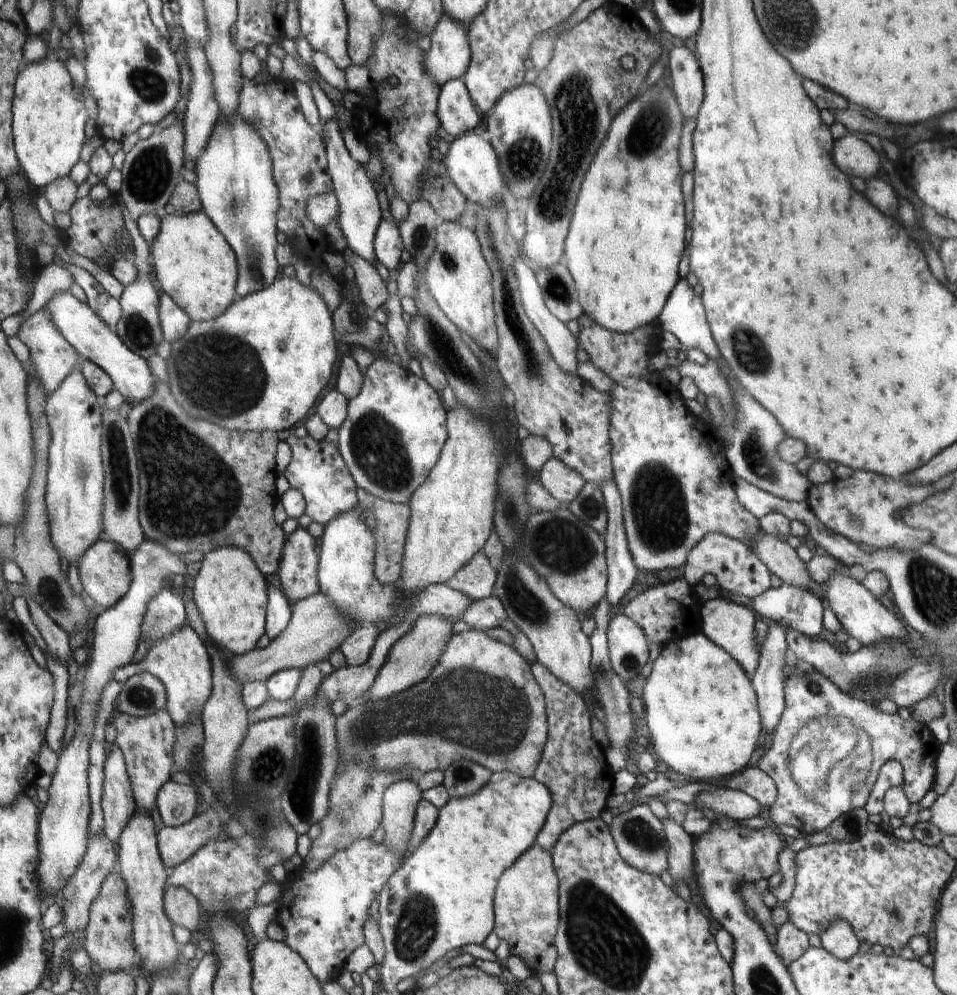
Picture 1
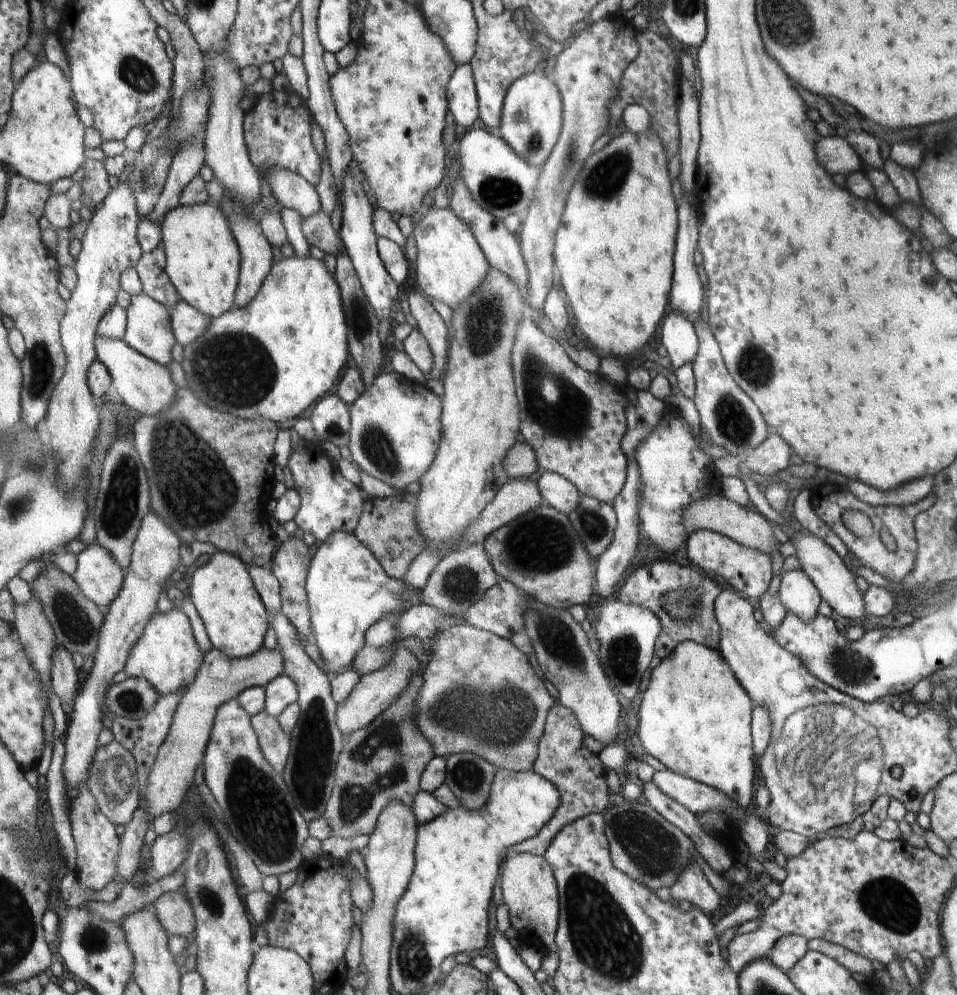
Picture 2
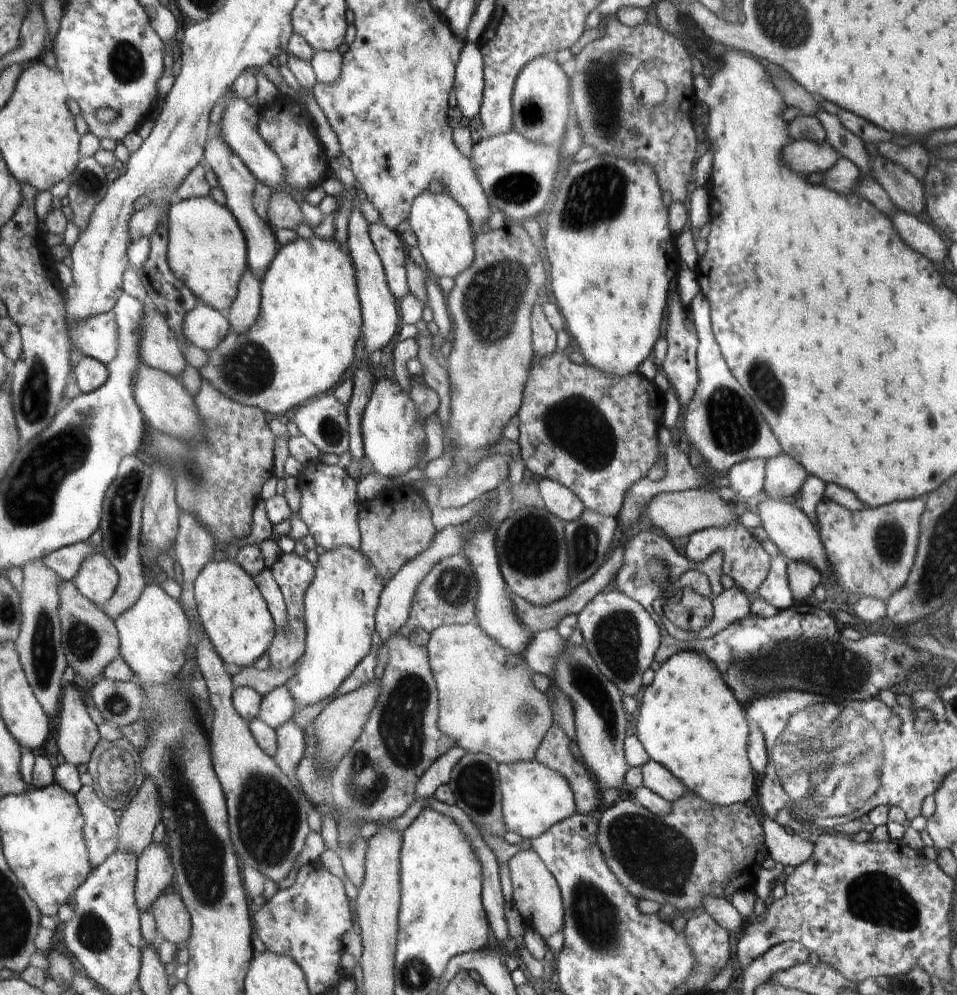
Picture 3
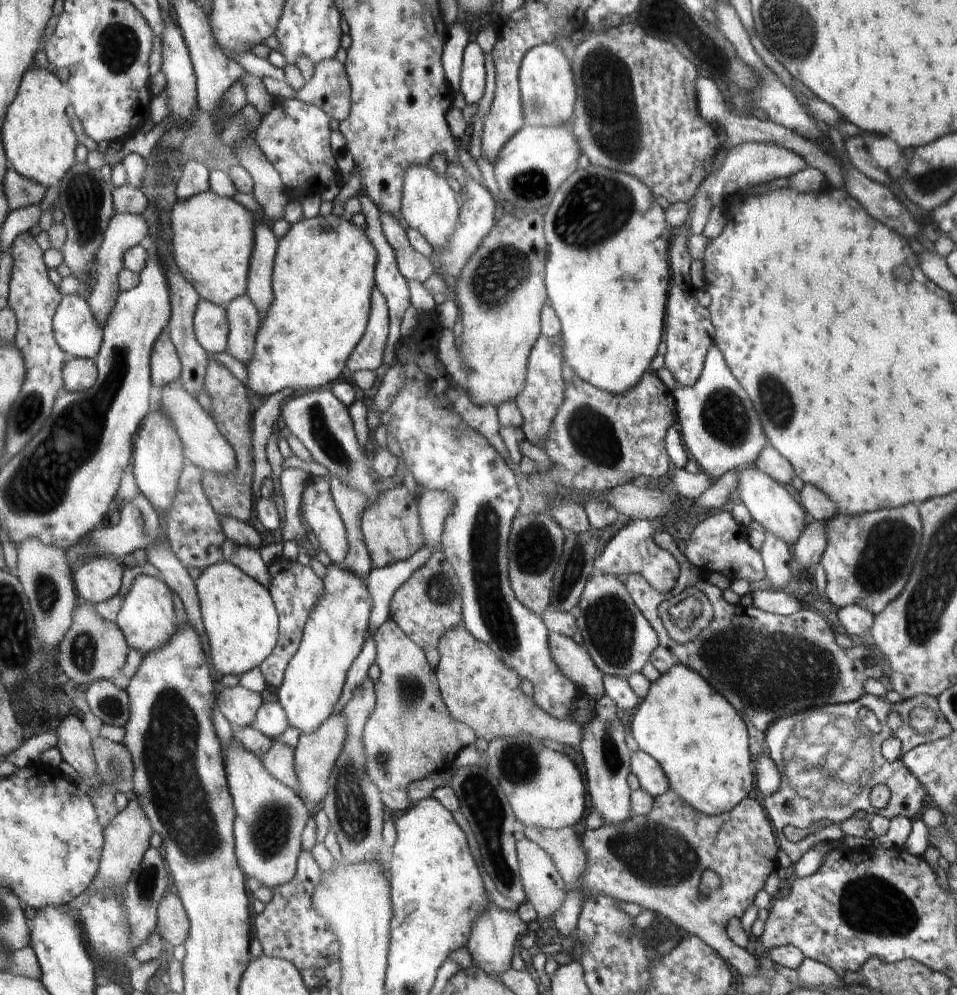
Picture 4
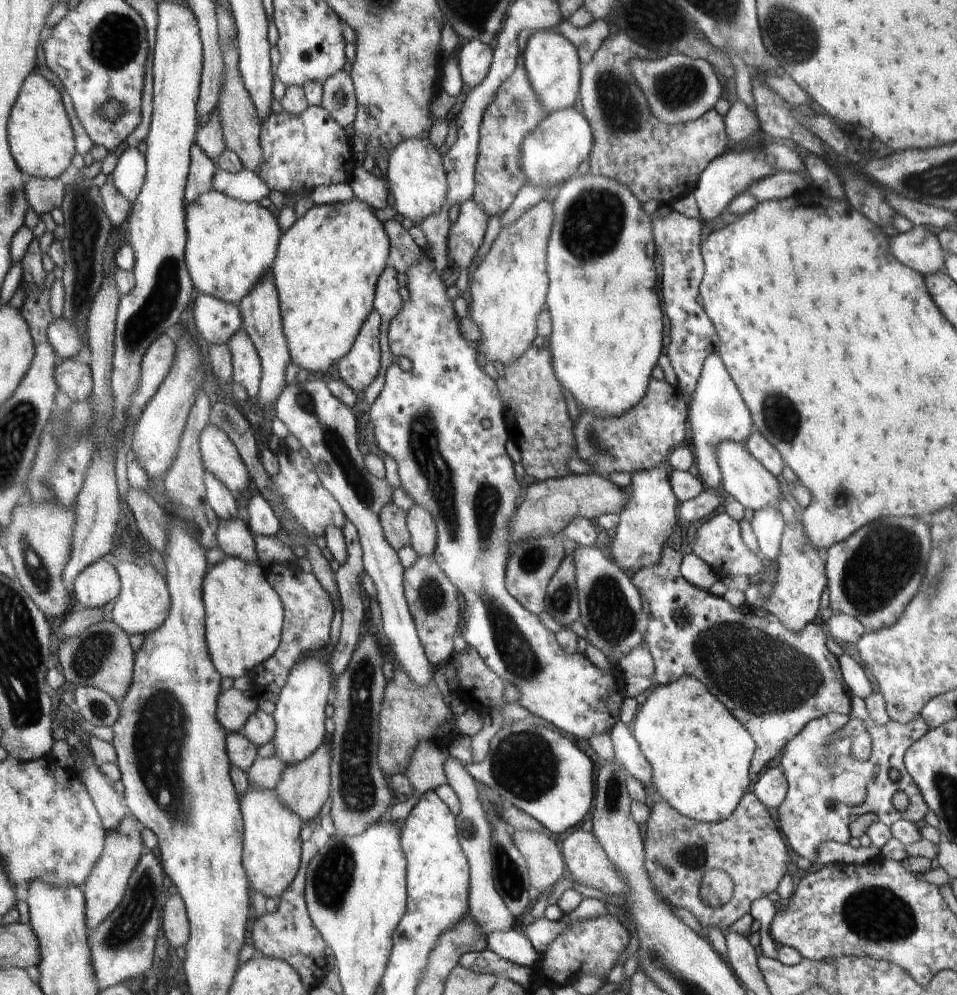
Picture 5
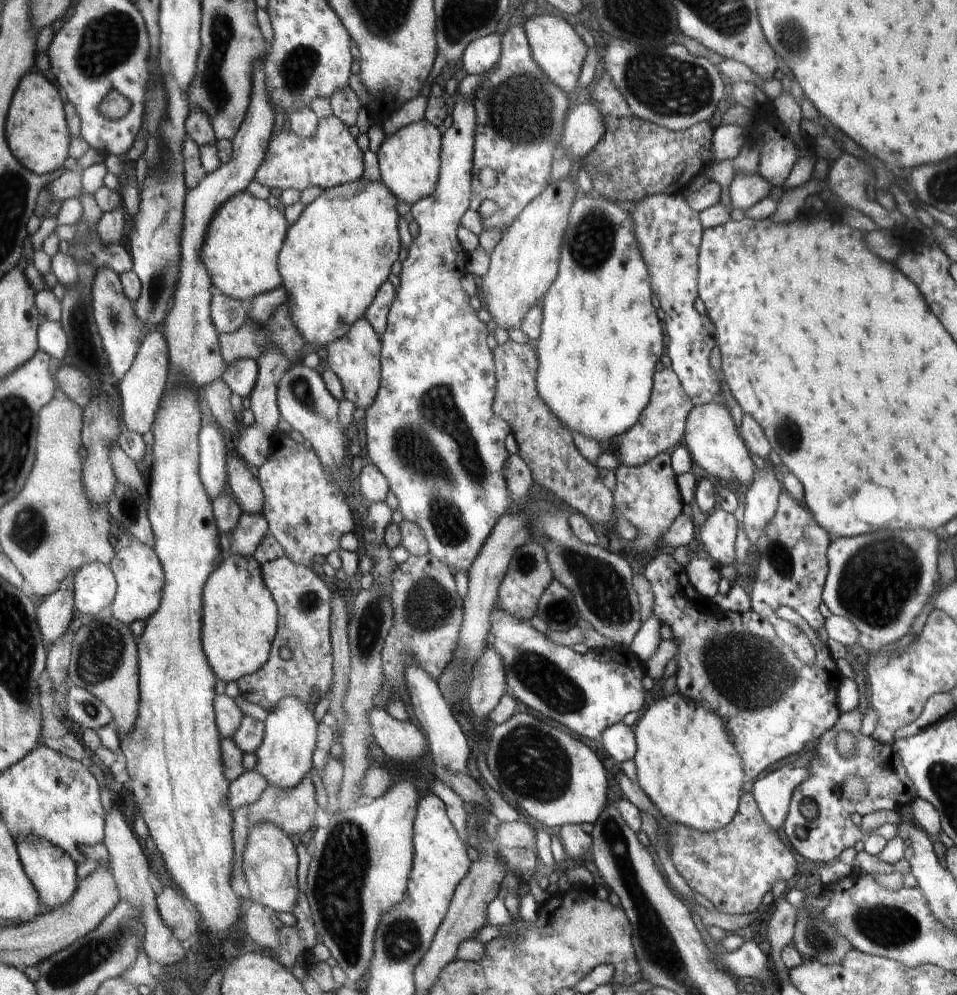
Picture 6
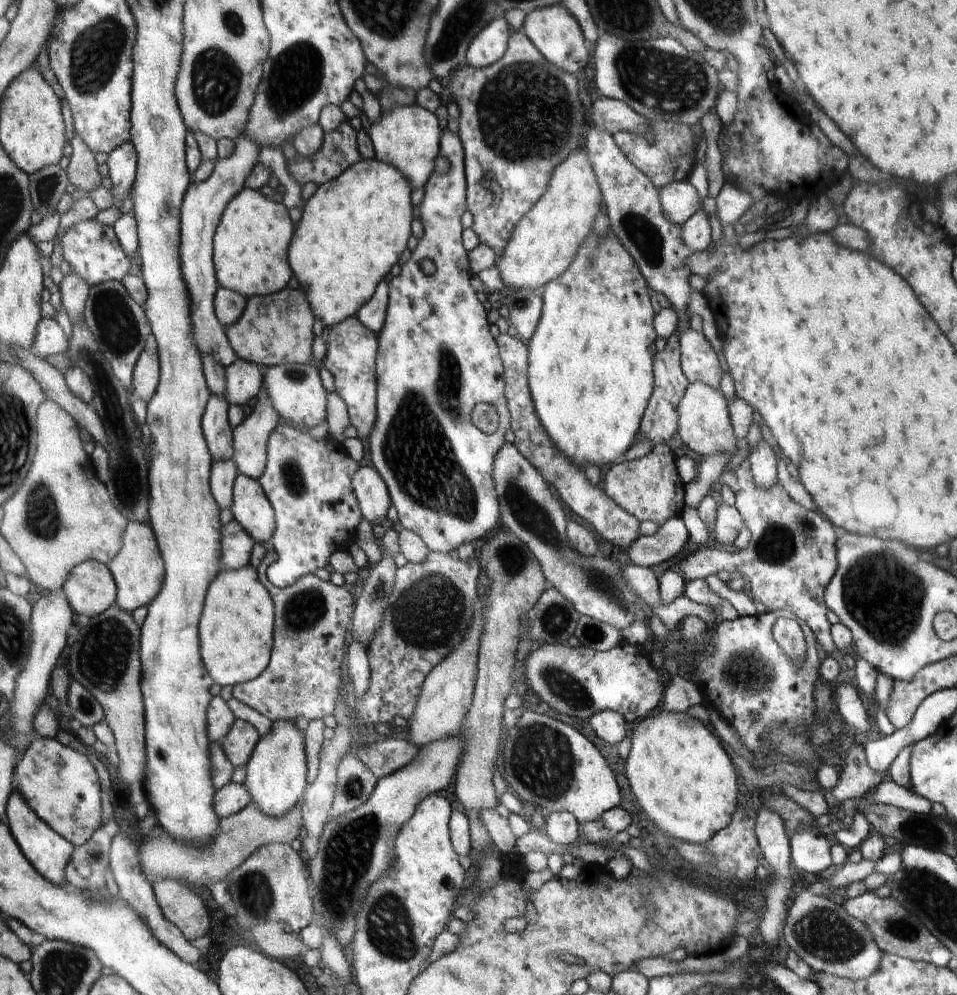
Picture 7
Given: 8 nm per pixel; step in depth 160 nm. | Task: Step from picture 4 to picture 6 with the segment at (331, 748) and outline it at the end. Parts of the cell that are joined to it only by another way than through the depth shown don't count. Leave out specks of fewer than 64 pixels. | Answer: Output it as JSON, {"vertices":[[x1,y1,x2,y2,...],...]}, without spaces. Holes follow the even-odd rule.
{"vertices":[[310,775,304,777,298,785,289,789,283,789,274,785,268,785,256,802,249,806,250,827,258,821,270,821,276,823,284,832,289,835,304,834,310,830,316,820,316,810,318,810,315,786]]}

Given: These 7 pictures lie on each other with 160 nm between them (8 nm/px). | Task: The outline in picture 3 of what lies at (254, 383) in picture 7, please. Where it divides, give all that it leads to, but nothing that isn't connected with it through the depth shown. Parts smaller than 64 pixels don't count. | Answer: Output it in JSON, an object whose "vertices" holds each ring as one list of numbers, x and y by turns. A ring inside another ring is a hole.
{"vertices":[[250,269,242,274,238,281,237,295,234,304,226,312,229,314,231,330,243,333,260,314,262,304,262,280]]}

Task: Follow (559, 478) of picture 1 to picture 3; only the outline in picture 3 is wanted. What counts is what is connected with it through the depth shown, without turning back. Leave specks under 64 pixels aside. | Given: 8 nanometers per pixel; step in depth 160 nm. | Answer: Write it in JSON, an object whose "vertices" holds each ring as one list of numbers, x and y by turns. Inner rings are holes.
{"vertices":[[542,479,539,482,539,493,544,507,564,524,576,520,583,513,583,501,574,491,554,479]]}

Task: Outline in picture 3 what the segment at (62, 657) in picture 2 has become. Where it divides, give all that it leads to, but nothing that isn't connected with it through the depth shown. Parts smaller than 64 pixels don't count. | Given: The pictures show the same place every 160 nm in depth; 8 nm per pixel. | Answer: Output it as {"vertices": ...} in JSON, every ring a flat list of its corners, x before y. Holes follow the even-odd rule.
{"vertices":[[76,683,64,687,57,745,65,760,82,770,100,738,80,691]]}

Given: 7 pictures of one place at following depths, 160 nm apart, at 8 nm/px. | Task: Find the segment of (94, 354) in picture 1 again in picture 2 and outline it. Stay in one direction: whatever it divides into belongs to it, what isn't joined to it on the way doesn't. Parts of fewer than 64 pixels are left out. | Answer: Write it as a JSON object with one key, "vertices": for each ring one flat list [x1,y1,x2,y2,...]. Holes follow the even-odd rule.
{"vertices":[[100,334,95,336,95,353,100,362,111,373,114,382,113,392,126,407,142,415,157,415,175,401,177,386,172,382,171,371,155,360,128,346,124,339,111,339]]}

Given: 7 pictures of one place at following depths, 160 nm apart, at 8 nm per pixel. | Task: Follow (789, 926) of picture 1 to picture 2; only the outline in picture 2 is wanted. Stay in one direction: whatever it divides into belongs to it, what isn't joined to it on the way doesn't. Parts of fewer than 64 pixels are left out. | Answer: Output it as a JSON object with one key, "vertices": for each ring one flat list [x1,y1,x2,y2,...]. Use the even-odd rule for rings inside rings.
{"vertices":[[785,934,769,950,768,958,788,973,809,952,807,941,800,935]]}

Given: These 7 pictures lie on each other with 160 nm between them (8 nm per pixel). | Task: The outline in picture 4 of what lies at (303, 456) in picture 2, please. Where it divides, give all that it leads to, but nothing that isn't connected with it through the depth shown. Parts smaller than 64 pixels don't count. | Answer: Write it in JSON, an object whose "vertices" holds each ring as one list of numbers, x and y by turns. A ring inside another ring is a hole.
{"vertices":[[311,475,301,496,299,510,308,521,321,550,340,567,349,550,347,530,331,493,327,476]]}

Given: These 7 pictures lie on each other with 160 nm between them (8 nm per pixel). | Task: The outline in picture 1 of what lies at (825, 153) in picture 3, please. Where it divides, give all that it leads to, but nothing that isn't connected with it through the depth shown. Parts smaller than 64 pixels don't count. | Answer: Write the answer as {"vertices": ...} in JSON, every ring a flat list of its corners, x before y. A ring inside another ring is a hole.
{"vertices":[[847,134,836,140,833,159,840,170,864,180,879,176,881,167,879,154,868,143,856,136]]}

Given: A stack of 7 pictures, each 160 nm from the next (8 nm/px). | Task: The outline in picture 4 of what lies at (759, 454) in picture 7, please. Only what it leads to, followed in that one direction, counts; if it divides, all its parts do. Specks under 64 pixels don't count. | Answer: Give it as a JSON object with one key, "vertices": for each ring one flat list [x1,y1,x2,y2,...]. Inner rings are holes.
{"vertices":[[765,532,766,540,760,550,763,554,764,566,767,567,766,580,774,591,782,591,792,587,792,572,790,571,790,550,788,543,771,532]]}

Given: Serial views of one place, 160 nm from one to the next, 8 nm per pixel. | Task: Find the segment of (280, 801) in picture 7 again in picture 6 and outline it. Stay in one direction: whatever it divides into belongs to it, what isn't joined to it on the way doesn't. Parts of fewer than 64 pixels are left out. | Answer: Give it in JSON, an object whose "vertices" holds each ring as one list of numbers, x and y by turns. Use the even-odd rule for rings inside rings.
{"vertices":[[288,695,272,709,266,718,267,734,256,751,256,770,269,780,270,785,283,789,295,787,310,773,312,754,316,750,316,719,307,702,296,695]]}

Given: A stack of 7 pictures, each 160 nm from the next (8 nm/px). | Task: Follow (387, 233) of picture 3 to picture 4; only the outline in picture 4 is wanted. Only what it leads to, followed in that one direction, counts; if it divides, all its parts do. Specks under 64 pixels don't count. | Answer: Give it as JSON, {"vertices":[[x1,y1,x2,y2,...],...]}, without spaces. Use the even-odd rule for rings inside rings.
{"vertices":[[356,194,355,196,359,198,361,213,366,217,366,228,363,230,363,233,370,239,372,246,375,247,375,251,378,254,378,261,375,262,375,285,384,293,387,300,387,307,389,308,389,337,386,348,384,349,384,366,388,366,396,358,393,348,395,347,395,342,401,336,399,328,404,311,408,306,411,306,410,291,408,290,408,281,398,268,394,249,390,246,389,240,384,236,379,208,366,194,364,196]]}

